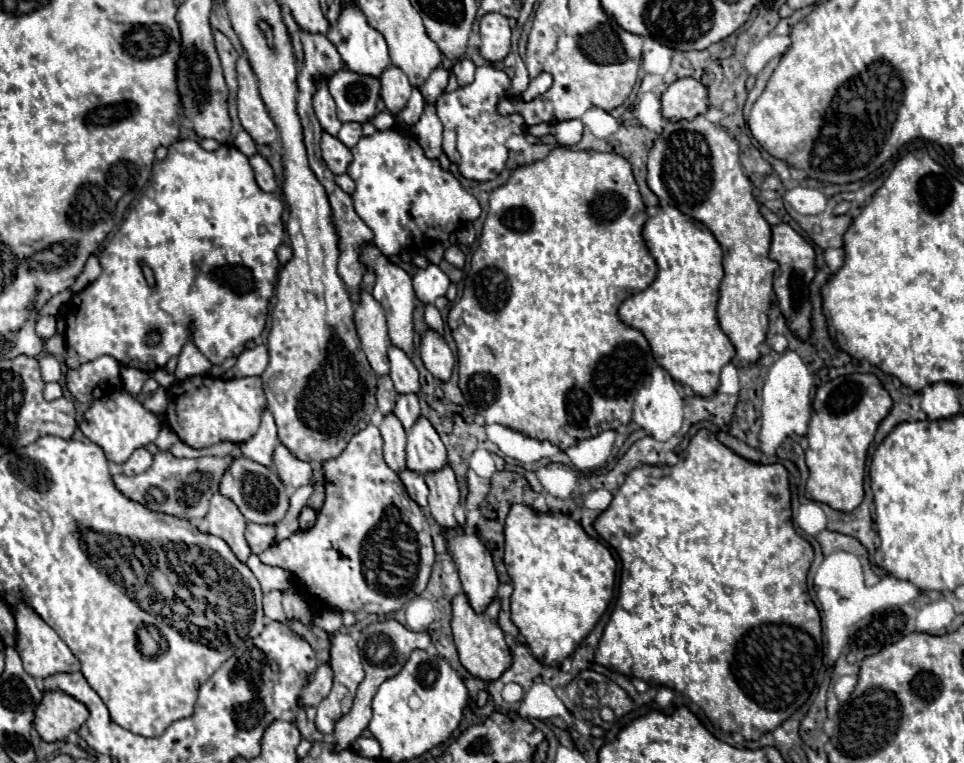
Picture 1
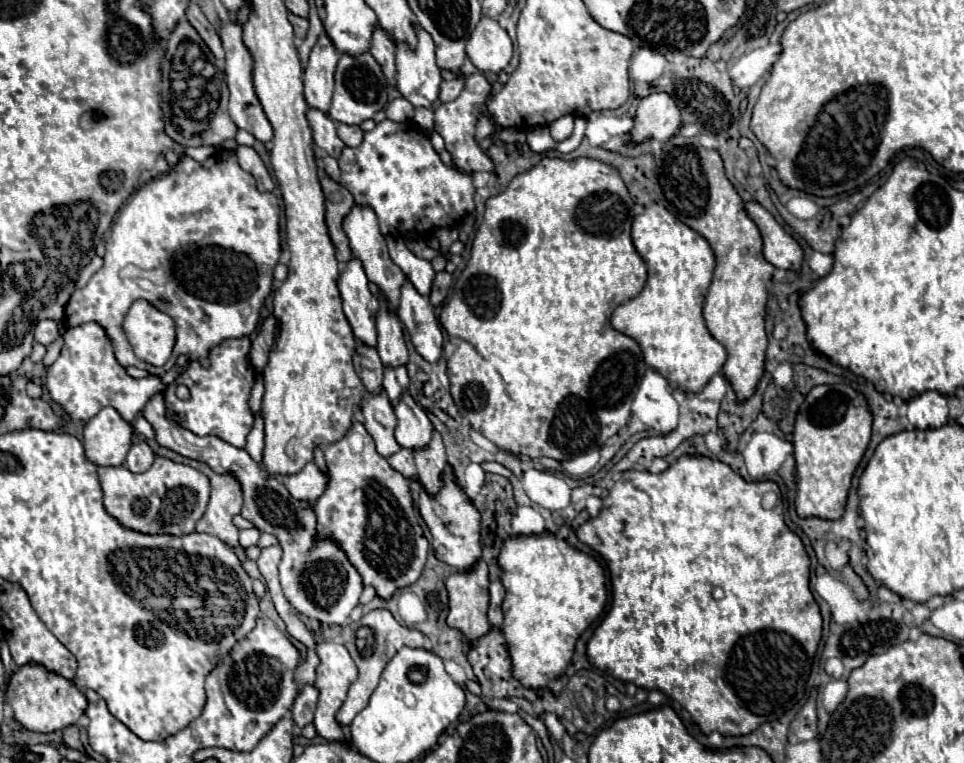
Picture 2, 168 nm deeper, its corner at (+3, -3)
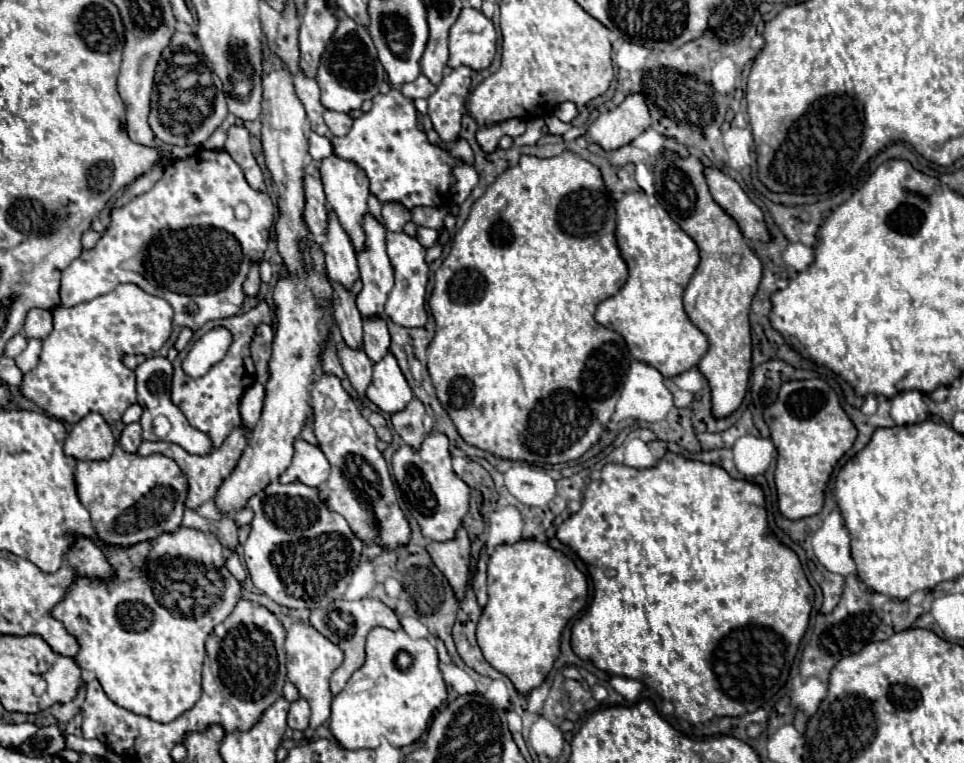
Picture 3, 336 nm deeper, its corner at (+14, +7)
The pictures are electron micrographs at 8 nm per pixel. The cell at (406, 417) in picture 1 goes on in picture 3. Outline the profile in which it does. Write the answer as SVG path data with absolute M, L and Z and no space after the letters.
M364 319L364 349L372 363L382 361L390 353L390 335L384 319Z

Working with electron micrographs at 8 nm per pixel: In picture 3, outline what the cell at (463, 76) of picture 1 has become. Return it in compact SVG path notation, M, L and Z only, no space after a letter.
M420 75L416 81L402 85L402 95L404 95L404 97L410 97L410 99L418 99L418 97L428 99L436 89L438 89L438 87L436 87L428 77Z

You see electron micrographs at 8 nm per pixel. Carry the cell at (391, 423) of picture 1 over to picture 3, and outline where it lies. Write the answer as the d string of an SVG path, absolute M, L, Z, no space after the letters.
M336 339L336 349L342 361L342 367L352 383L352 387L356 389L358 397L364 399L366 397L366 385L370 385L370 373L372 373L372 361L368 359L368 355L364 353L364 349L348 349L344 345L344 341Z

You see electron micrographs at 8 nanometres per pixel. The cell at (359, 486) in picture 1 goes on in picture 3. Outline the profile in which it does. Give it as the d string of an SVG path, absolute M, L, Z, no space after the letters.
M322 375L318 381L314 381L314 385L310 387L310 395L312 395L312 409L314 409L314 433L318 439L318 447L322 449L322 453L326 455L326 459L330 461L330 477L318 487L318 495L322 497L322 501L326 501L326 505L330 505L330 511L340 513L350 529L354 529L354 535L364 543L364 545L372 545L376 543L378 547L382 547L384 551L394 551L402 545L408 545L410 541L410 525L398 505L398 497L396 497L396 487L392 483L390 471L388 471L388 463L384 461L382 453L378 451L376 443L378 437L372 429L372 425L368 423L366 417L362 417L358 405L350 399L350 395L342 389L340 379L332 377L332 375Z

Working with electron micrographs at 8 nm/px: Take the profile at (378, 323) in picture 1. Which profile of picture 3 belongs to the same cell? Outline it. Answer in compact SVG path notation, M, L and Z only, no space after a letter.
M330 211L328 217L330 217L330 225L326 233L328 243L322 245L322 251L326 255L326 273L332 283L340 283L346 291L352 291L354 281L360 277L356 251L350 243L350 237L340 227L336 215Z

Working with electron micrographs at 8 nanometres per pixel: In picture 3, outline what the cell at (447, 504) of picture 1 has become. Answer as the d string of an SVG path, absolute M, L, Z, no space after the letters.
M414 399L404 411L392 415L394 431L412 449L418 449L418 445L422 445L422 441L426 439L426 431L424 431L422 419L424 419L424 405L418 399Z

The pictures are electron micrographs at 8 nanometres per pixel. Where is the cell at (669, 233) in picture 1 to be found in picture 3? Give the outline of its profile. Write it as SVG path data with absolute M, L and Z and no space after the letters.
M644 191L626 193L624 199L618 201L618 205L616 205L616 215L618 215L616 241L618 241L620 253L628 265L628 281L616 295L604 299L596 307L594 317L600 325L604 325L612 331L618 331L626 339L626 345L634 359L654 365L654 369L658 369L664 377L680 375L680 373L696 367L708 351L706 335L688 319L688 315L684 311L684 303L682 303L684 289L686 289L688 281L692 279L692 275L698 267L698 261L700 261L698 245L694 243L694 239L688 233L684 233L680 229L680 225L676 221L672 221L672 217L656 201L656 197L650 197Z

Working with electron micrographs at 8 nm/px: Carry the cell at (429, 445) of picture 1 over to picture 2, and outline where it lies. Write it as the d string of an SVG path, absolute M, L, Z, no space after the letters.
M405 391L397 403L393 403L397 415L395 439L401 447L417 449L429 443L433 425L423 407Z

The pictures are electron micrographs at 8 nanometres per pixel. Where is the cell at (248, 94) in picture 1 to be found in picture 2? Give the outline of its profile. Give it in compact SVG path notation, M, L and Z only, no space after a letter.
M243 7L237 11L237 21L221 21L221 41L223 41L223 49L225 49L225 75L227 75L227 87L231 91L231 99L229 99L229 115L235 121L235 125L239 129L249 131L251 135L255 135L255 139L259 141L271 141L273 139L273 127L267 119L267 115L263 113L263 107L255 95L255 87L253 87L253 55L251 51L245 47L243 43L243 23L247 21L249 15L249 7Z

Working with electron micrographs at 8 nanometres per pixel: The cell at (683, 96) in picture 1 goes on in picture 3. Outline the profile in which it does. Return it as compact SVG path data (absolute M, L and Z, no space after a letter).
M630 93L614 111L602 113L588 129L586 137L602 149L612 151L634 141L650 127L650 109L642 93Z

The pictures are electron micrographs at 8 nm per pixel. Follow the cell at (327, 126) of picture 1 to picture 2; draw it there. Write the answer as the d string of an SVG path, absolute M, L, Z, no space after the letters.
M323 33L315 43L309 65L305 69L305 99L309 107L317 107L321 111L329 109L331 95L333 95L333 73L341 53L335 49L333 41Z

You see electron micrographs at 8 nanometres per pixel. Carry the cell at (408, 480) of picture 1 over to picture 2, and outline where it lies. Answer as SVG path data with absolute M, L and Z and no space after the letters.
M401 447L395 455L389 457L389 465L397 471L401 471L401 475L405 477L415 477L415 463L413 463L413 453L405 447Z

